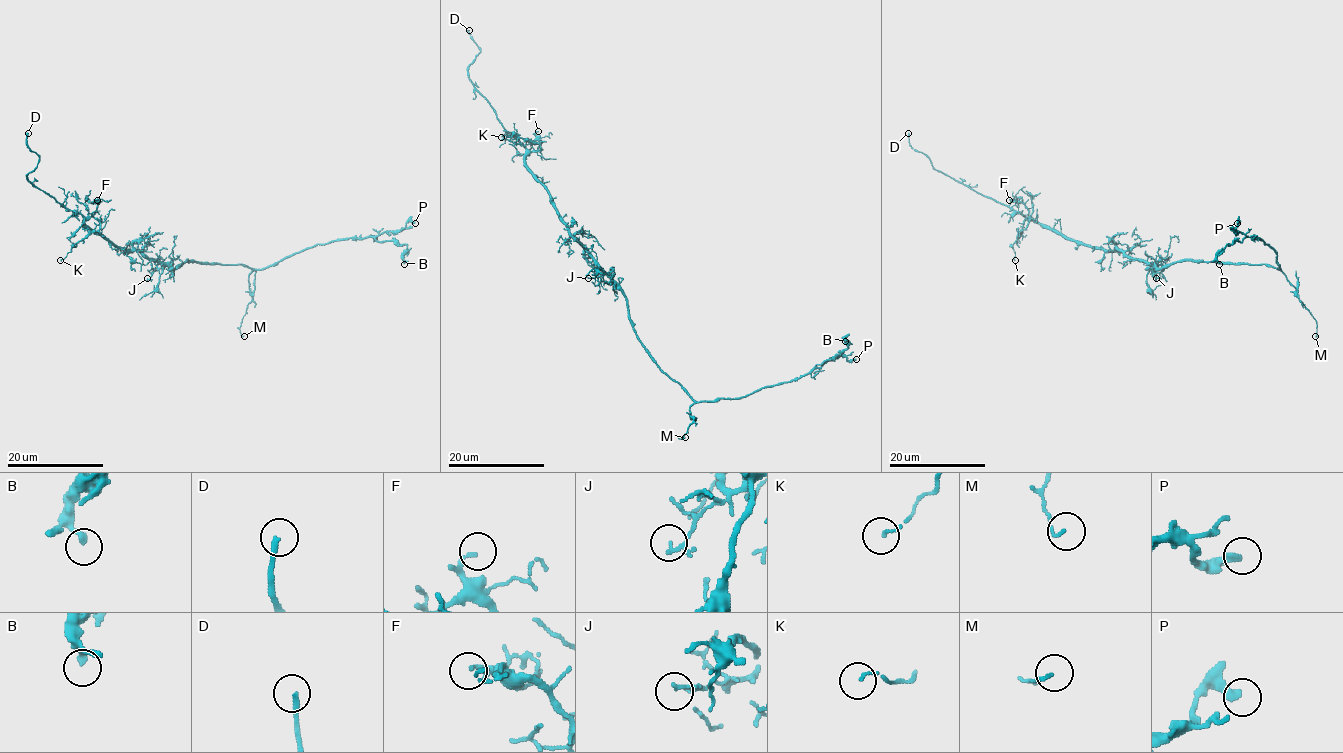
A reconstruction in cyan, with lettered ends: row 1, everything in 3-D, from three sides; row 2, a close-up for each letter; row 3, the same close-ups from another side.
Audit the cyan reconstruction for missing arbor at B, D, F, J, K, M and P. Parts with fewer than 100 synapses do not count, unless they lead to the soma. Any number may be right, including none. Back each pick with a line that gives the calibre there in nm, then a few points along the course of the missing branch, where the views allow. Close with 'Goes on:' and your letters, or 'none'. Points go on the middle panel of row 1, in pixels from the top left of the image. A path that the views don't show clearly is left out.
D: 220 nm thick; missing branch runs (469, 30), (482, 28), (484, 22)
Goes on: D

